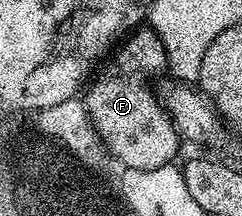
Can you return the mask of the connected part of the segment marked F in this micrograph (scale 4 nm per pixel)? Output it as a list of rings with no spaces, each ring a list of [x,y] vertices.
[[[145,25],[134,30],[116,51],[109,72],[98,74],[92,80],[93,88],[84,92],[83,102],[89,116],[105,142],[106,152],[112,158],[114,155],[122,168],[146,171],[168,167],[176,160],[173,158],[177,155],[177,146],[182,146],[183,140],[177,134],[177,127],[169,118],[164,102],[149,88],[149,78],[164,72],[169,65],[163,41],[159,41],[152,27]]]

